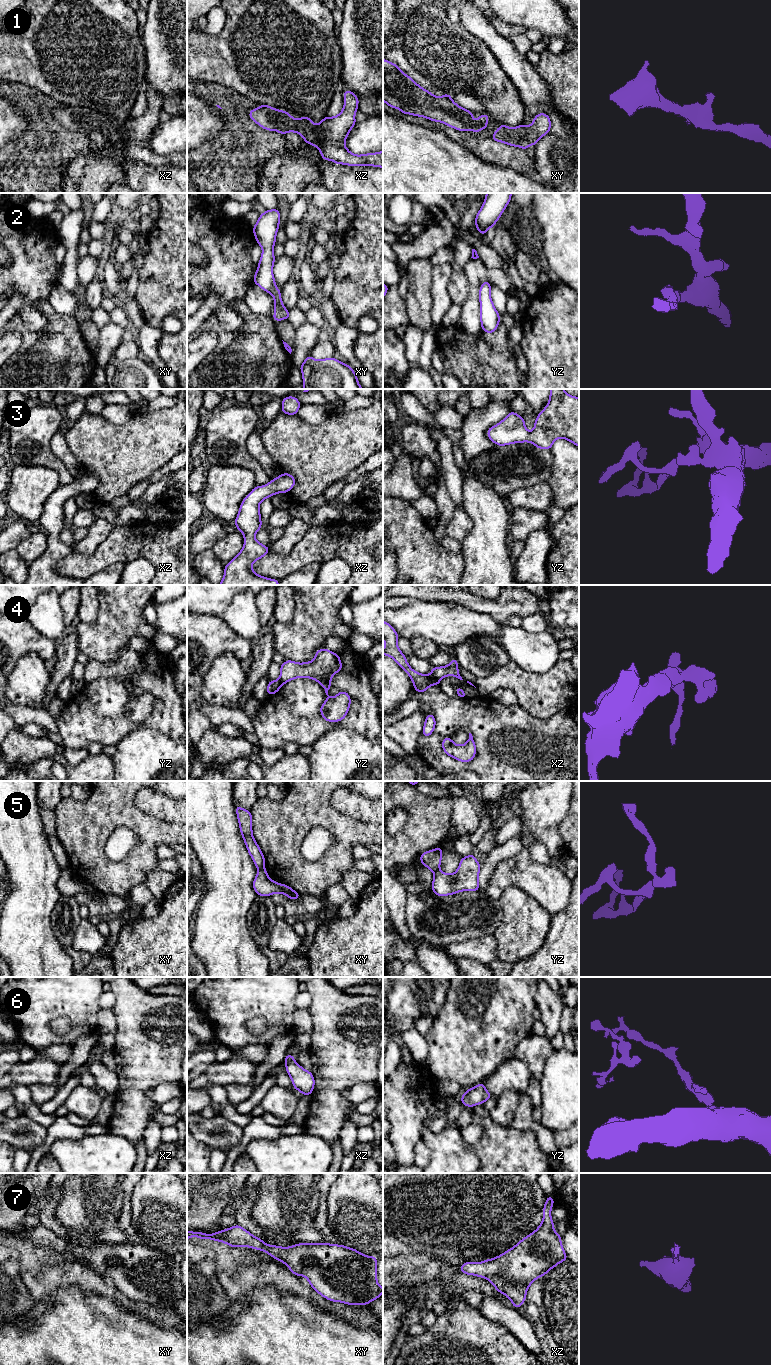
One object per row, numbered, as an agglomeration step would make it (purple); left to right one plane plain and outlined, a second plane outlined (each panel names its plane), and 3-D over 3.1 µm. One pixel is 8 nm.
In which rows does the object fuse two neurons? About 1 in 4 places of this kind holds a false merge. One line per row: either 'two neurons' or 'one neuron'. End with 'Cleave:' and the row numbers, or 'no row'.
1: one neuron
2: one neuron
3: one neuron
4: two neurons
5: two neurons
6: one neuron
7: one neuron
Cleave: 4, 5

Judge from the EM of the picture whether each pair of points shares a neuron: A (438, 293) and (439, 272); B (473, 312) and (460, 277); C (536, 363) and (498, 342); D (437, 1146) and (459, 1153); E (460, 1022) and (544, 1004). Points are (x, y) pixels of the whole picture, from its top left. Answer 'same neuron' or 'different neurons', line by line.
A: same neuron
B: different neurons
C: different neurons
D: same neuron
E: different neurons

